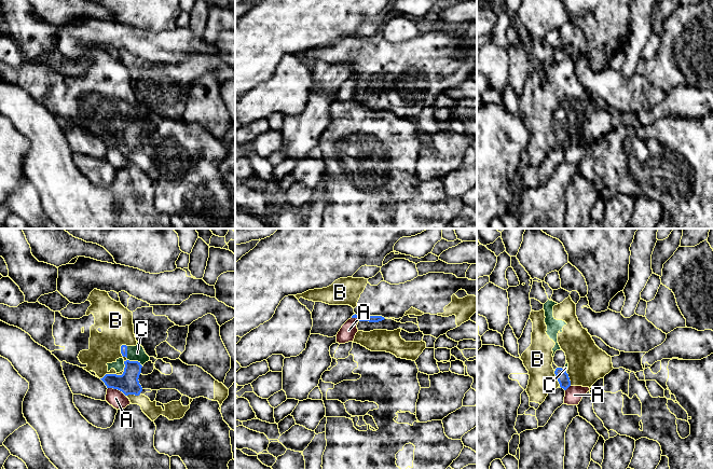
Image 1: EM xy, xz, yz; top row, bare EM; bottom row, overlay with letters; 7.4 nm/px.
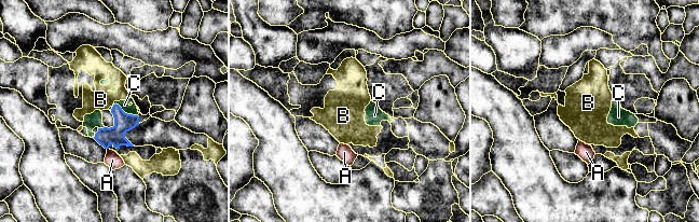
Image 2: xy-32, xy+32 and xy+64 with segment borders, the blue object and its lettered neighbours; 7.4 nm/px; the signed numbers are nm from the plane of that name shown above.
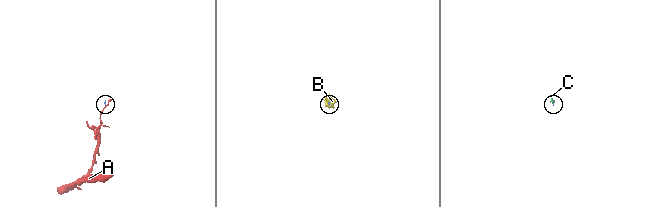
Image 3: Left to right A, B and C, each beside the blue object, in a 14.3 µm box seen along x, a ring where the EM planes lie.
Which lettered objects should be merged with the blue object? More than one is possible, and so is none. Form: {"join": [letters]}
{"join": ["B", "C"]}

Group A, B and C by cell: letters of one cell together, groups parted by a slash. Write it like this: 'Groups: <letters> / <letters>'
Groups: A / B C

